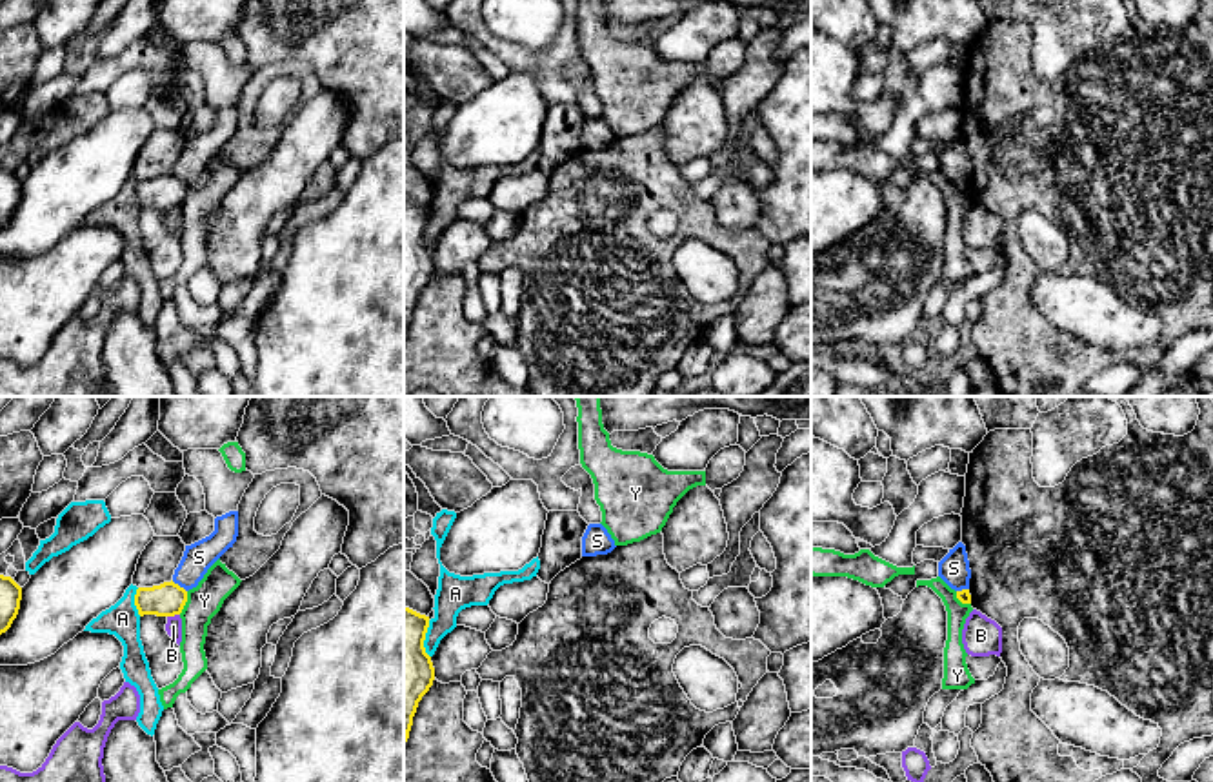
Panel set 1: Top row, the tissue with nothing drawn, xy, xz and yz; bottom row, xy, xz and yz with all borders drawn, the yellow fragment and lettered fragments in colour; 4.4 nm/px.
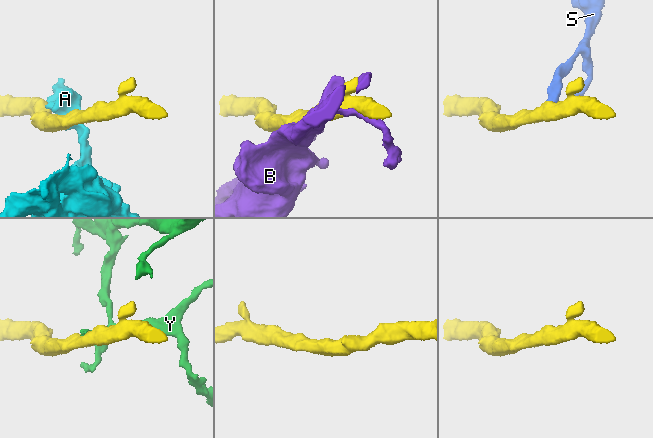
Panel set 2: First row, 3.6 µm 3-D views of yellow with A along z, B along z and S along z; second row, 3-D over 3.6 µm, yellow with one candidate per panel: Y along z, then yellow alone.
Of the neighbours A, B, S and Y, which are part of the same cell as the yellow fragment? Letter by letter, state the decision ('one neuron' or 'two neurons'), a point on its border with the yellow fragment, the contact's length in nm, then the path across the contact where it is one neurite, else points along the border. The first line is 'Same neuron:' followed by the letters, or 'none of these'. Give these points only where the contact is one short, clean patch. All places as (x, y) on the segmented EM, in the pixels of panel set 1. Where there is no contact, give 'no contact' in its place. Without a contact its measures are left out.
Same neuron: none of these
A: two neurons; contact xy (135, 602); length 130 nm
B: two neurons; contact xy (173, 615); length 60 nm
S: two neurons; contact xy (177, 584); length 90 nm; border xy (171, 581), (186, 591)
Y: two neurons; contact xy (186, 601); length 110 nm

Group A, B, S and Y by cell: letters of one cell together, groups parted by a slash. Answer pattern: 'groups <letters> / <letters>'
groups A / B / S / Y

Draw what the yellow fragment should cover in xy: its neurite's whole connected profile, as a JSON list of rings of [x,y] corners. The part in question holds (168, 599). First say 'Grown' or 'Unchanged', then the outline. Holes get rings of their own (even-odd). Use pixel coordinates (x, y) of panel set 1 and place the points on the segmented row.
Unchanged. [[[173,580],[153,587],[138,587],[135,595],[135,606],[140,617],[175,617],[182,613],[185,602],[187,591]]]

